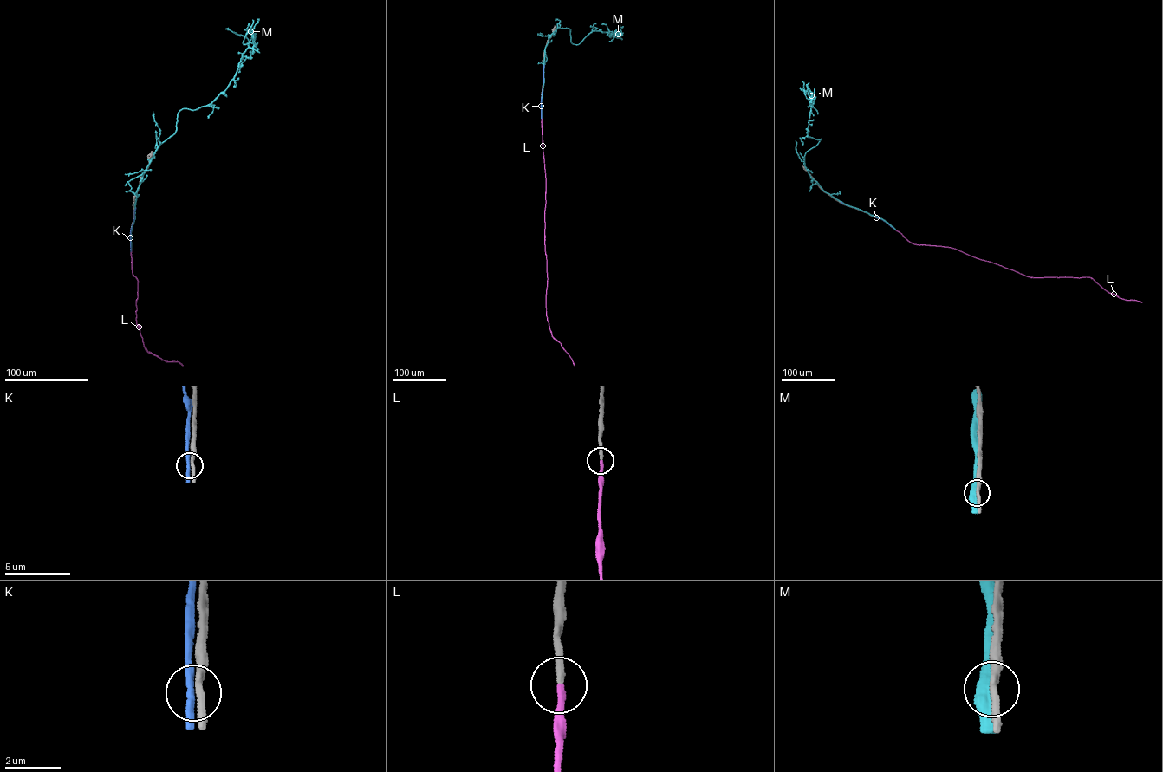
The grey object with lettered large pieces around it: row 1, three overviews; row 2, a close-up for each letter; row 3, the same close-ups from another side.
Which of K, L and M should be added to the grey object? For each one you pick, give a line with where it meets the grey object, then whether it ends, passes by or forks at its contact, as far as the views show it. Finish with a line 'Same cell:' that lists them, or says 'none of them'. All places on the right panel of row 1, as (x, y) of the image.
L: (895, 230) | it ends
Same cell: L

